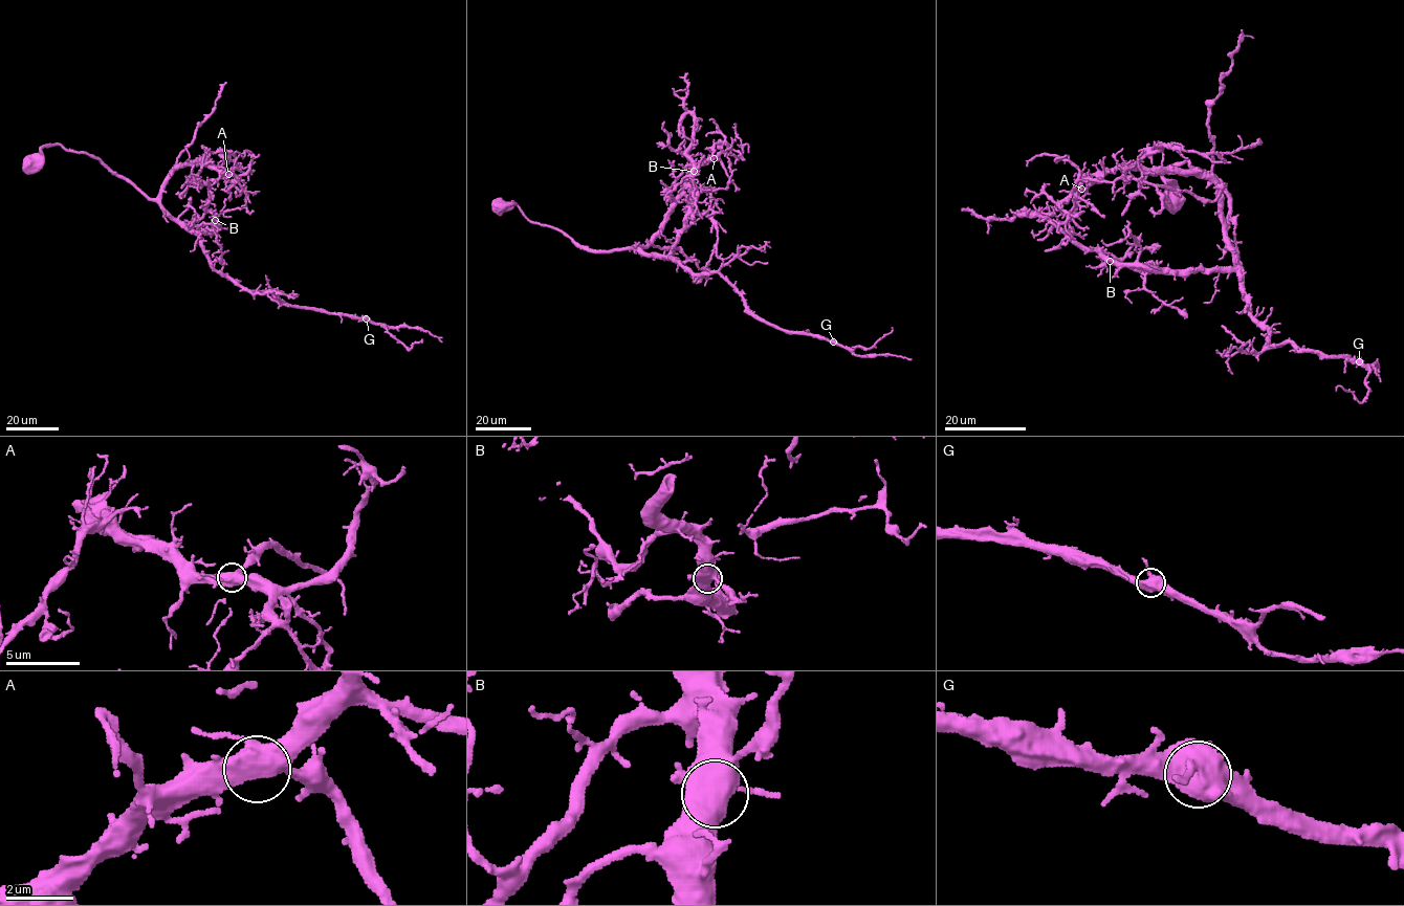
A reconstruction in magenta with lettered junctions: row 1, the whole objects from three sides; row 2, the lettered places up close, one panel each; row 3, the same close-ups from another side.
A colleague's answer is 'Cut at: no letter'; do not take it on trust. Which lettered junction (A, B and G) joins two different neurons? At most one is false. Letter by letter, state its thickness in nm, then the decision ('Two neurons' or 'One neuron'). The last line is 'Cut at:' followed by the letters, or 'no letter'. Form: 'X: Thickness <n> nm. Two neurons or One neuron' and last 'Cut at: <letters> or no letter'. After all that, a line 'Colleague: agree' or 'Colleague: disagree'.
A: Thickness 600 nm. One neuron
B: Thickness 550 nm. One neuron
G: Thickness 650 nm. One neuron
Cut at: no letter
Colleague: agree

